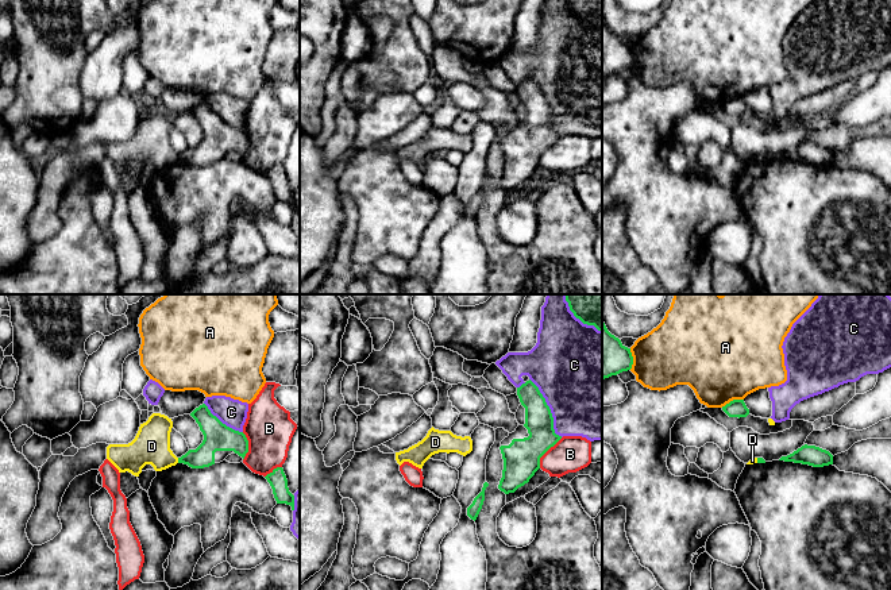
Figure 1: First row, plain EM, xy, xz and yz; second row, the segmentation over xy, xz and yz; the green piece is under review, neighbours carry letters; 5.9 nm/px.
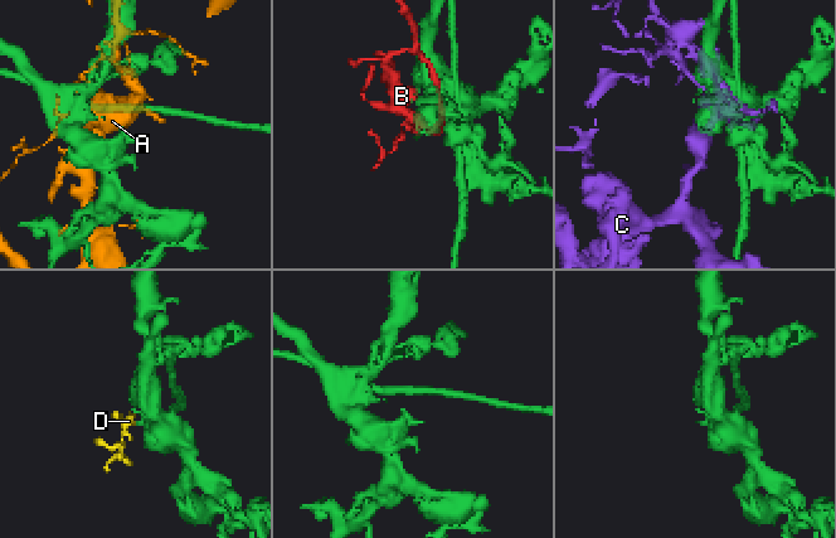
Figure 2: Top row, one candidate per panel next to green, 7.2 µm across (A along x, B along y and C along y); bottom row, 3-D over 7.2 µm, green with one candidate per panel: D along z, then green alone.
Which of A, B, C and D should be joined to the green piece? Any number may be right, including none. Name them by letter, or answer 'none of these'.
none of these

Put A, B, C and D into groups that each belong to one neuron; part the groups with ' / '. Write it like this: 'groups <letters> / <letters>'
groups A / B / C D

